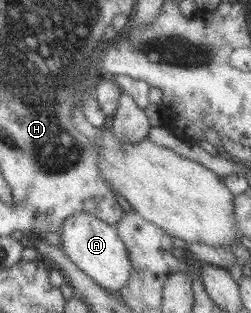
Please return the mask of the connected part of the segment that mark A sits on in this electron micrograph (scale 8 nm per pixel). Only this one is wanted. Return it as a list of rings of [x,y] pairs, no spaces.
[[[92,214],[68,216],[62,228],[62,251],[93,281],[107,290],[120,290],[128,284],[132,261],[117,228]]]

